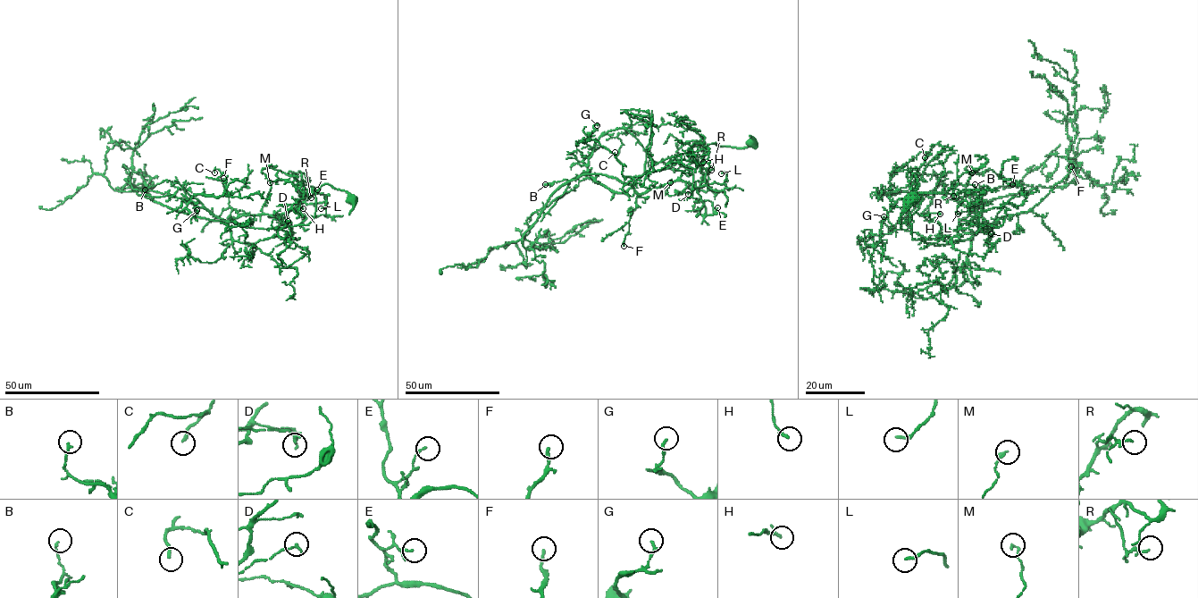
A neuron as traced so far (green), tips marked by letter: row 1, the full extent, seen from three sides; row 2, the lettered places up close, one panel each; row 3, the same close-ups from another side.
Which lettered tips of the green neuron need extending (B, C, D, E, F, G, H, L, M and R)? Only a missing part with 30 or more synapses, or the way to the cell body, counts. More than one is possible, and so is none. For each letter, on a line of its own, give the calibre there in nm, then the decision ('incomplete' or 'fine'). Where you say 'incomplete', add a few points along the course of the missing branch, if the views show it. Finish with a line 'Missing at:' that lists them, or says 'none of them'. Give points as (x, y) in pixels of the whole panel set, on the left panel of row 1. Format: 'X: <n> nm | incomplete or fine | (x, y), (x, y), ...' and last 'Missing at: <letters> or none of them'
B: 140 nm | fine
C: 180 nm | fine
D: 170 nm | fine
E: 110 nm | fine
F: 200 nm | incomplete | (223, 178), (218, 167), (205, 161), (194, 163), (192, 173), (169, 188), (157, 178), (156, 172)
G: 180 nm | fine
H: 180 nm | fine
L: 180 nm | fine
M: 150 nm | fine
R: 120 nm | fine
Missing at: F

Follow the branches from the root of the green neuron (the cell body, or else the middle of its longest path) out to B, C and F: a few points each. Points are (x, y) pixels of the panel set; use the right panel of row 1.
B: (908, 200), (916, 175), (915, 240), (958, 242), (988, 230), (957, 199), (973, 196), (975, 184)
C: (908, 200), (916, 175), (915, 240), (940, 245), (988, 230), (957, 200), (888, 194), (898, 168), (925, 157)
F: (908, 200), (916, 175), (915, 240), (958, 242), (995, 218), (1029, 211), (1071, 166)

